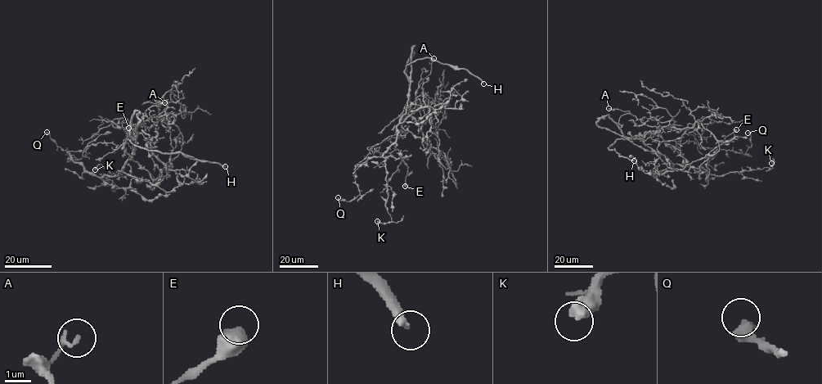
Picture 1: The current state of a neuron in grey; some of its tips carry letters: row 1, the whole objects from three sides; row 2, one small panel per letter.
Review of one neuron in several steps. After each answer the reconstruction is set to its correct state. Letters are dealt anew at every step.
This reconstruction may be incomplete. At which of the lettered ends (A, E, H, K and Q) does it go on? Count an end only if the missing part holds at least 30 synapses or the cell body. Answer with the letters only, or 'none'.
H

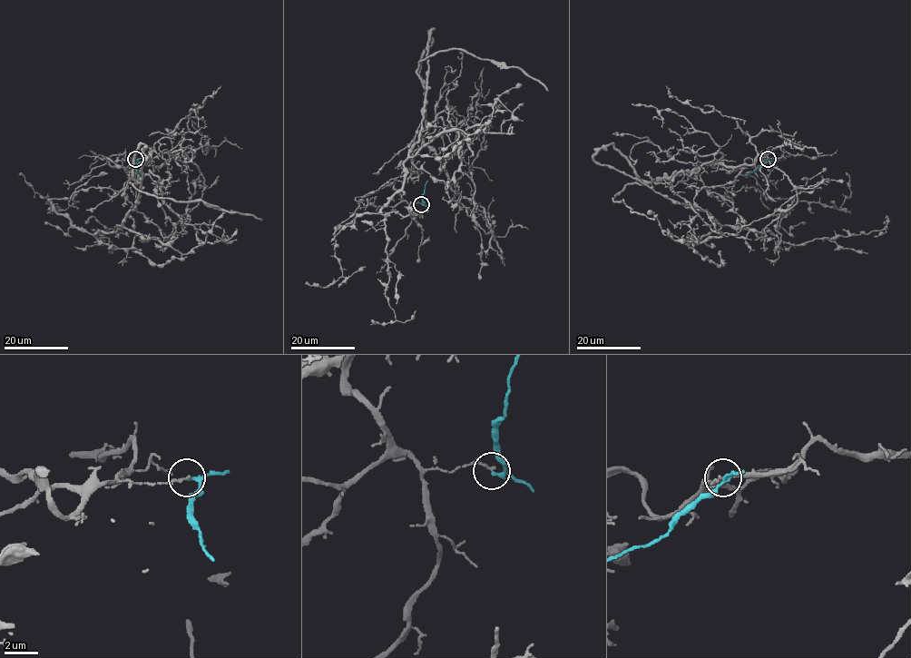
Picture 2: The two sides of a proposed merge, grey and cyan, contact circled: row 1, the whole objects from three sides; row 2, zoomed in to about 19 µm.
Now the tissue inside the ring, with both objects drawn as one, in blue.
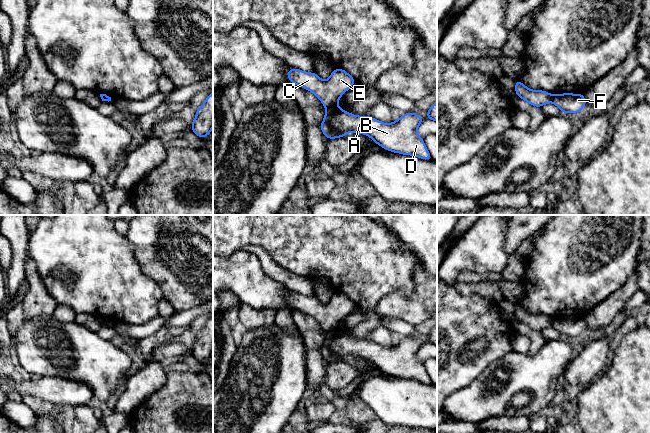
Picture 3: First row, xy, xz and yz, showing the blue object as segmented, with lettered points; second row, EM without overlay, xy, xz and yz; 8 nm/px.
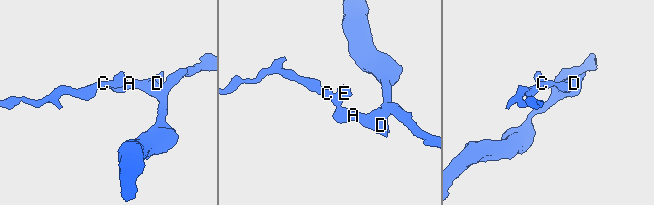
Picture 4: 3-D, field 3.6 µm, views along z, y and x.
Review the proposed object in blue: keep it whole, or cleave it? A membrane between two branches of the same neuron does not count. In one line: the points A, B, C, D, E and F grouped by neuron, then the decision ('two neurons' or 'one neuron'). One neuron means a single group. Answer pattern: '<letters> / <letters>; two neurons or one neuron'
A B D F / C E; two neurons

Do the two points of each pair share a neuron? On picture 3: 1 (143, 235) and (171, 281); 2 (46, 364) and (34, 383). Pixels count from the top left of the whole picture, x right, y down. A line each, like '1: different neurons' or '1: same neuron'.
1: same neuron
2: different neurons

